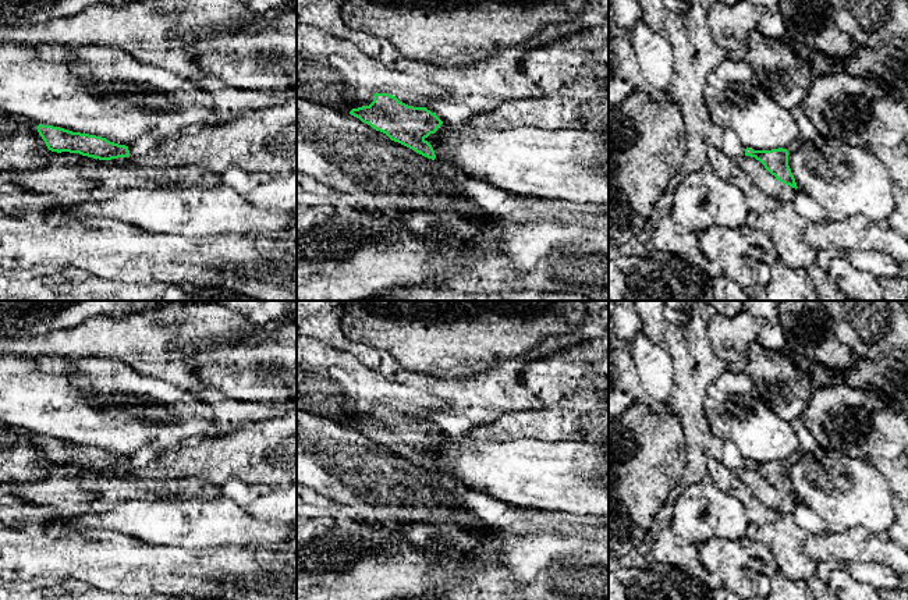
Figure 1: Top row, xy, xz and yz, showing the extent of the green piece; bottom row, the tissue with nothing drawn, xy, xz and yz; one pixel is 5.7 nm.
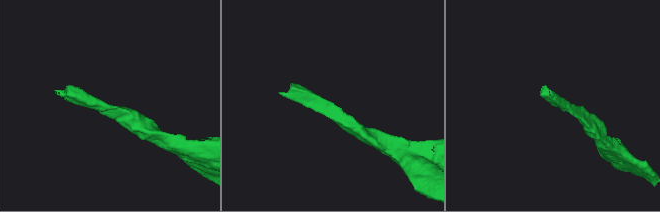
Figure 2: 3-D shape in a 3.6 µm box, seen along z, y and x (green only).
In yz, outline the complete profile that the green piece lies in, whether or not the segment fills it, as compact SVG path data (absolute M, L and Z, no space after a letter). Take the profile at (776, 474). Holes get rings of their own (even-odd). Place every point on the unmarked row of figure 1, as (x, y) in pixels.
M746 459L745 468L751 468L759 472L765 477L765 480L780 494L790 497L795 501L798 500L788 477L787 461L778 459L772 462L753 462L751 459Z

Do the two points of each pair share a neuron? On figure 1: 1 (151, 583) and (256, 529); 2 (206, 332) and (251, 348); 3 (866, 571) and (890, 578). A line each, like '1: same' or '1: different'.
1: different
2: different
3: same

